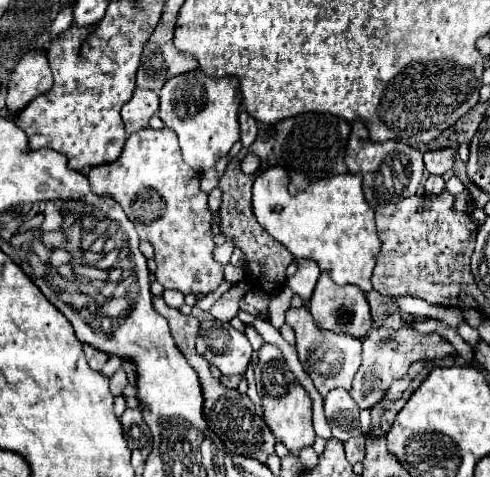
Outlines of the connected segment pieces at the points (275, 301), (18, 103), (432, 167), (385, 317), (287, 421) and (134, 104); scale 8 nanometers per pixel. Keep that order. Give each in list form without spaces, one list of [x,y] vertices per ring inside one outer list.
[[[282,286],[280,290],[276,290],[272,294],[270,308],[268,308],[268,314],[270,314],[268,320],[274,324],[274,328],[280,328],[280,324],[284,324],[284,312],[290,308],[292,296],[294,296],[294,292],[288,290],[288,286]]]
[[[32,50],[24,58],[20,58],[10,76],[6,108],[16,114],[36,96],[48,92],[50,86],[52,86],[52,70],[46,52]]]
[[[440,148],[440,150],[428,150],[424,154],[424,166],[430,174],[444,174],[454,166],[454,148]]]
[[[376,290],[366,294],[370,310],[372,310],[372,320],[376,328],[392,328],[398,330],[400,326],[412,326],[414,330],[420,330],[418,322],[406,322],[400,314],[400,306],[396,304],[394,298],[390,296],[382,296]]]
[[[264,344],[258,350],[258,364],[254,372],[256,372],[258,394],[264,406],[264,416],[266,416],[264,420],[270,426],[276,440],[280,440],[294,454],[304,446],[312,446],[316,438],[312,428],[312,398],[308,396],[304,386],[298,384],[296,376],[290,372],[282,352],[272,344]]]
[[[136,88],[132,98],[122,106],[122,120],[126,134],[134,134],[140,128],[148,126],[152,114],[158,112],[158,94],[152,90]]]

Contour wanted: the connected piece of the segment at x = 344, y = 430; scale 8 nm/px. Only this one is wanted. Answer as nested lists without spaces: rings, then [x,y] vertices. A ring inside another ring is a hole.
[[[344,388],[330,390],[324,398],[326,420],[332,428],[332,436],[346,442],[352,436],[362,436],[362,428],[358,426],[358,406],[352,402],[352,396]]]

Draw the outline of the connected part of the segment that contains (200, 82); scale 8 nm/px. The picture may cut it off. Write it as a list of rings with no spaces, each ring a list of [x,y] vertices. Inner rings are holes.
[[[202,70],[180,74],[164,84],[160,90],[160,112],[162,122],[178,134],[184,162],[202,172],[214,162],[228,154],[240,138],[238,126],[240,110],[240,80],[238,78],[208,78]]]

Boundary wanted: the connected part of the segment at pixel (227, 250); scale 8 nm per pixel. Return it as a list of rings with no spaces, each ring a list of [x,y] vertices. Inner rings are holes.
[[[230,240],[230,242],[224,242],[220,244],[216,250],[214,250],[214,258],[220,262],[220,264],[228,264],[230,256],[232,256],[232,250],[236,248],[236,244]]]

